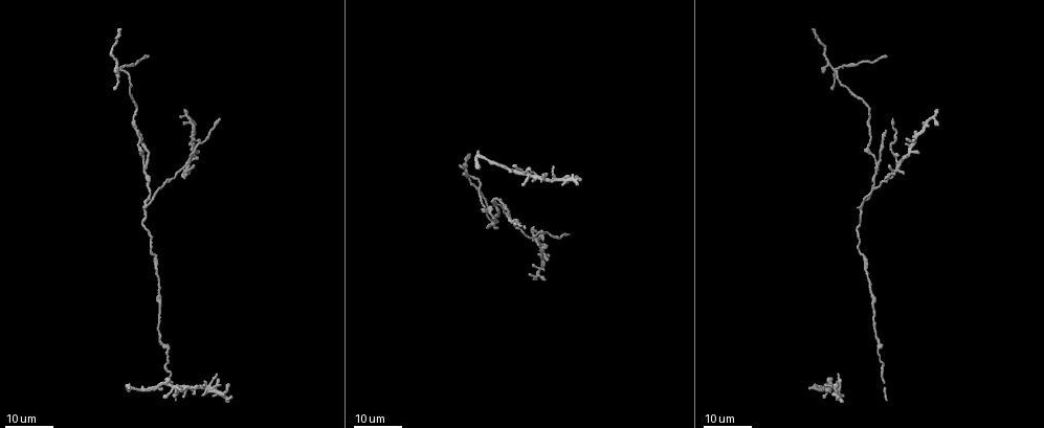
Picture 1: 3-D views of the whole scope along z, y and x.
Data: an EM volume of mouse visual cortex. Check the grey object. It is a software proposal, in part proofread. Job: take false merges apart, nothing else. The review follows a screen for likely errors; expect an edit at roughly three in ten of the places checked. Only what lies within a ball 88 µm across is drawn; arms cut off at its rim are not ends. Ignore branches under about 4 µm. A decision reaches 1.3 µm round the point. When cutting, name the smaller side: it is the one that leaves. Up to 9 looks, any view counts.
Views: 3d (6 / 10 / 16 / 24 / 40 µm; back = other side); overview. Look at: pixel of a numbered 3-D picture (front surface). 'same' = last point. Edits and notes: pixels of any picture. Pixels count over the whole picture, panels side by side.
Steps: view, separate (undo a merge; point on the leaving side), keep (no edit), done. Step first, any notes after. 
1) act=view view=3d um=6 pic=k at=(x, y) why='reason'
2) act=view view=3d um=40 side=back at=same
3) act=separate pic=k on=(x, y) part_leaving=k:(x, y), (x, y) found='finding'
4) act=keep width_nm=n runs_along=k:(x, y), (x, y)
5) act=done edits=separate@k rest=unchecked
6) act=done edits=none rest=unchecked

act=view view=3d um=24 pic=1 at=(121, 70) why='four-way junction'

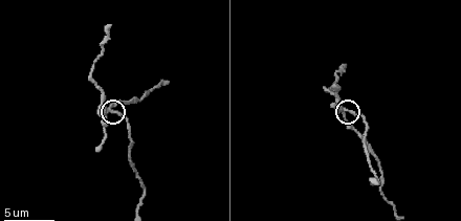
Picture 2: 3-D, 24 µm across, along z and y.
act=view view=3d um=6 pic=2 at=(107, 109) why='closer look'

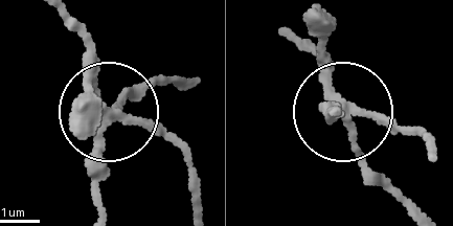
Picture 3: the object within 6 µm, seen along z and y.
act=view view=3d um=6 side=back pic=3 at=(113, 113)

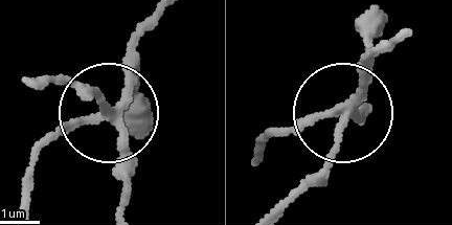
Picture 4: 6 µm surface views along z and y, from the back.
act=separate pic=4 on=(127, 174) side_arm_um=12 part_leaving=4:(114, 121), (88, 94), (44, 82) found='a second neuron is stuck on'

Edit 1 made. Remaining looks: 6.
act=view view=3d um=24 pic=1 at=(862, 205) why='small branch off a trunk'

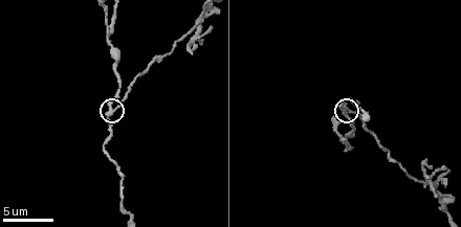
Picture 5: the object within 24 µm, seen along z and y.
act=view view=3d um=6 pic=5 at=(111, 108)

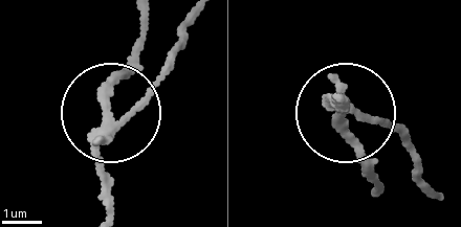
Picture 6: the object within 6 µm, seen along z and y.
act=view view=3d um=6 side=back pic=6 at=(110, 118) why='from behind'

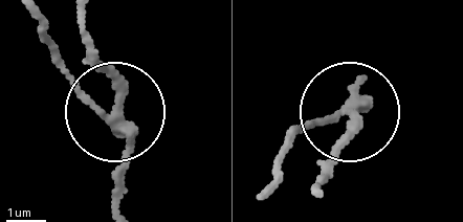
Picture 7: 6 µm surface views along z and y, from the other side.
act=separate pic=7 on=(78, 87) part_leaving=7:(116, 126), (40, 19) found='a second neuron is stuck on'

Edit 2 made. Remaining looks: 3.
act=view view=3d um=16 pic=1 at=(477, 156) why='side arm on a straight run'

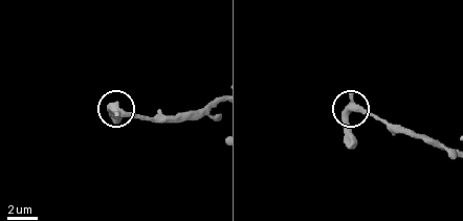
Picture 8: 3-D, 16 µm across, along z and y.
act=view view=3d um=6 pic=8 at=(112, 107)

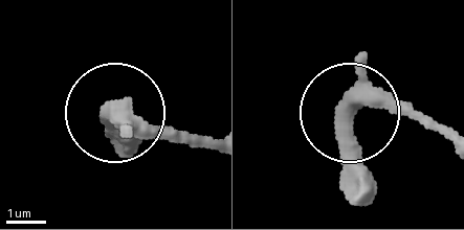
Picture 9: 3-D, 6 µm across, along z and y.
act=keep found='one neuron here'

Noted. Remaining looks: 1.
act=done edits=separate@4,separate@7 rest=unchecked

